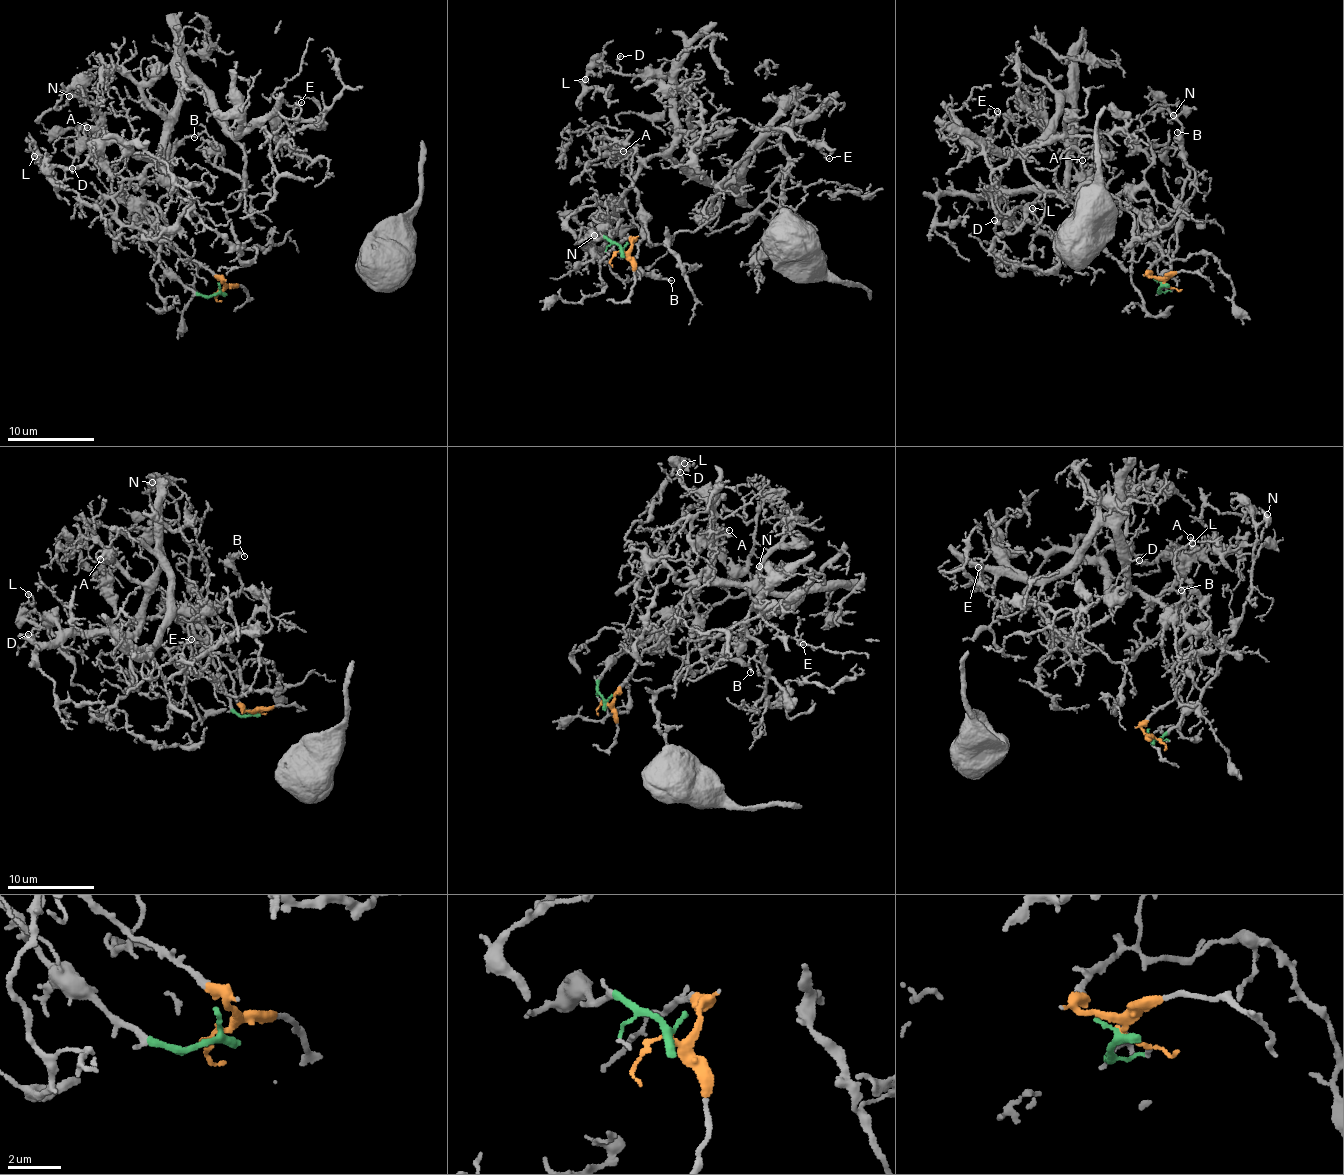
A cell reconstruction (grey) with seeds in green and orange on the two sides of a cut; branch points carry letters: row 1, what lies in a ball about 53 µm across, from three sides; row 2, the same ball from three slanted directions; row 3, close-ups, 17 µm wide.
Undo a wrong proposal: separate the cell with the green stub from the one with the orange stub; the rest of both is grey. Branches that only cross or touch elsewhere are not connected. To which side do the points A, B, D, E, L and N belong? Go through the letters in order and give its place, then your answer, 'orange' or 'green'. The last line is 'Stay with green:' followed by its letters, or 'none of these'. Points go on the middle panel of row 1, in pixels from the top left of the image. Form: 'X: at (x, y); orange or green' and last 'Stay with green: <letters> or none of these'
A: at (623, 151); orange
B: at (671, 280); green
D: at (620, 56); orange
E: at (829, 158); orange
L: at (585, 79); orange
N: at (594, 235); green
Stay with green: B, N

